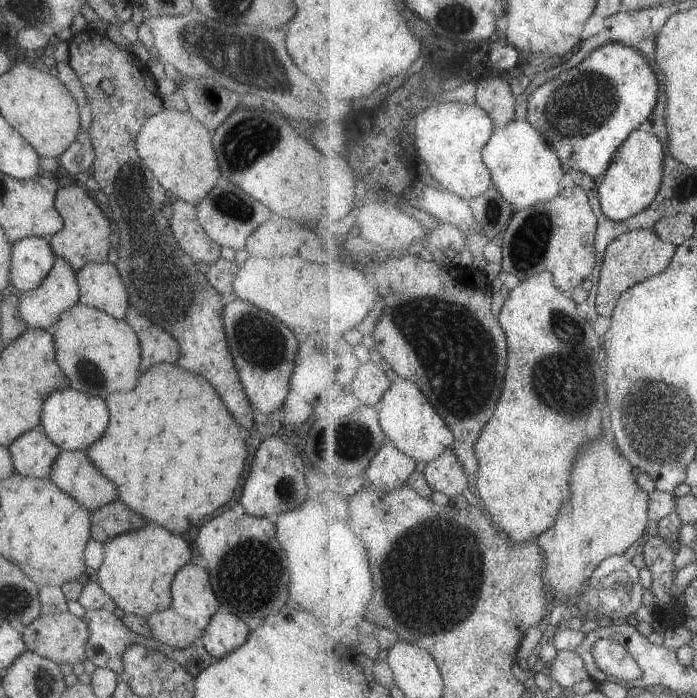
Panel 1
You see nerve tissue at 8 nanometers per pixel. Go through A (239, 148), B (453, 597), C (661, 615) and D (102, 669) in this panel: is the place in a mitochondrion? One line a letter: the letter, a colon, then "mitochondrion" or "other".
A: mitochondrion
B: mitochondrion
C: other
D: other

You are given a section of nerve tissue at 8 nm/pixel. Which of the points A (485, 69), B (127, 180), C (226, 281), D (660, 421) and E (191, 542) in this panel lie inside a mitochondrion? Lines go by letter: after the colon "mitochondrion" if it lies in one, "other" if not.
A: other
B: mitochondrion
C: other
D: mitochondrion
E: other

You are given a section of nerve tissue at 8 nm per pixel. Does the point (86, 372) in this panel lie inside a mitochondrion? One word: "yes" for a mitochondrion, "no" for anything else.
yes

